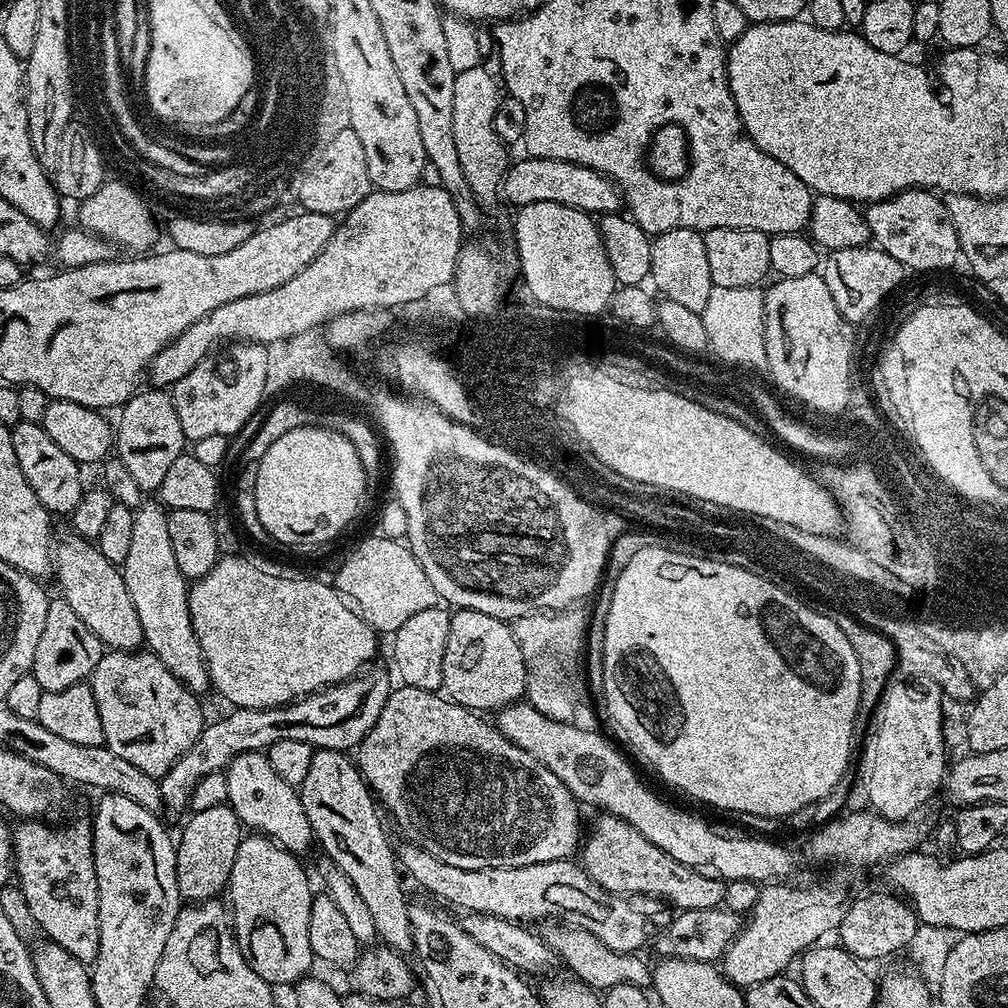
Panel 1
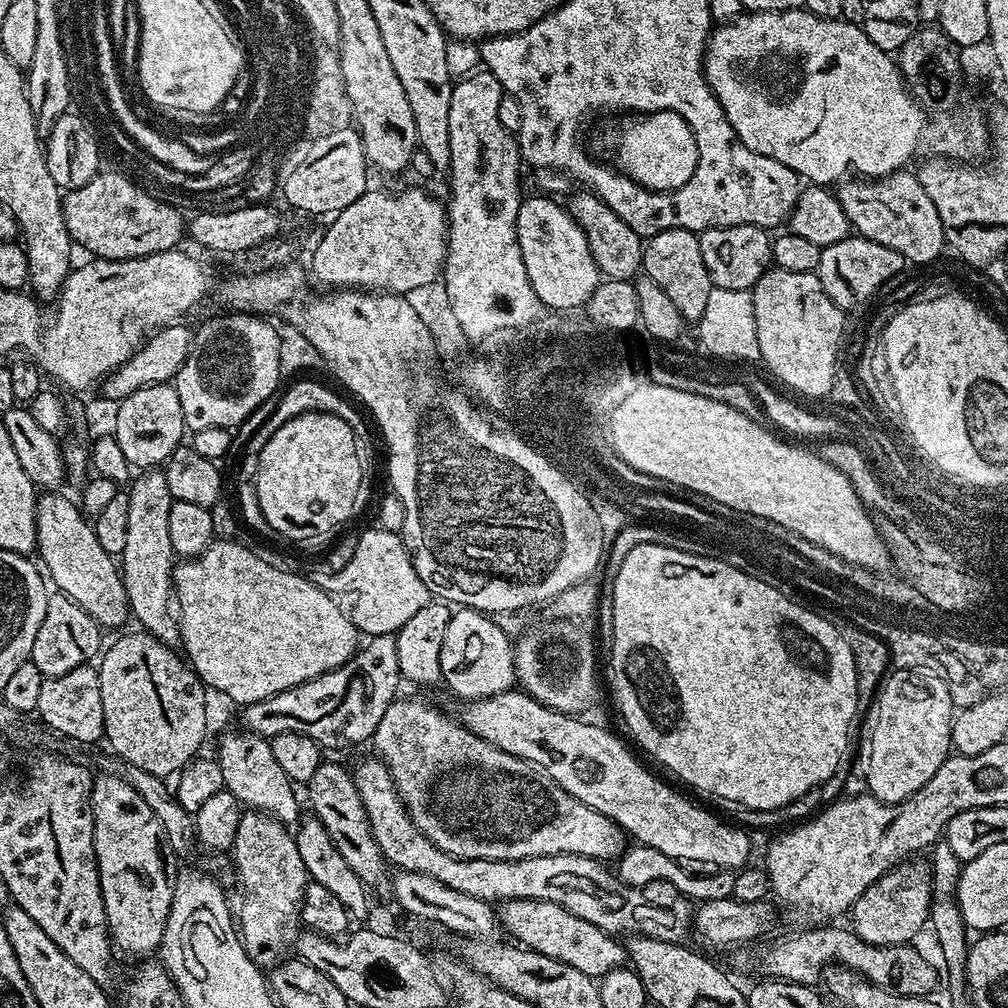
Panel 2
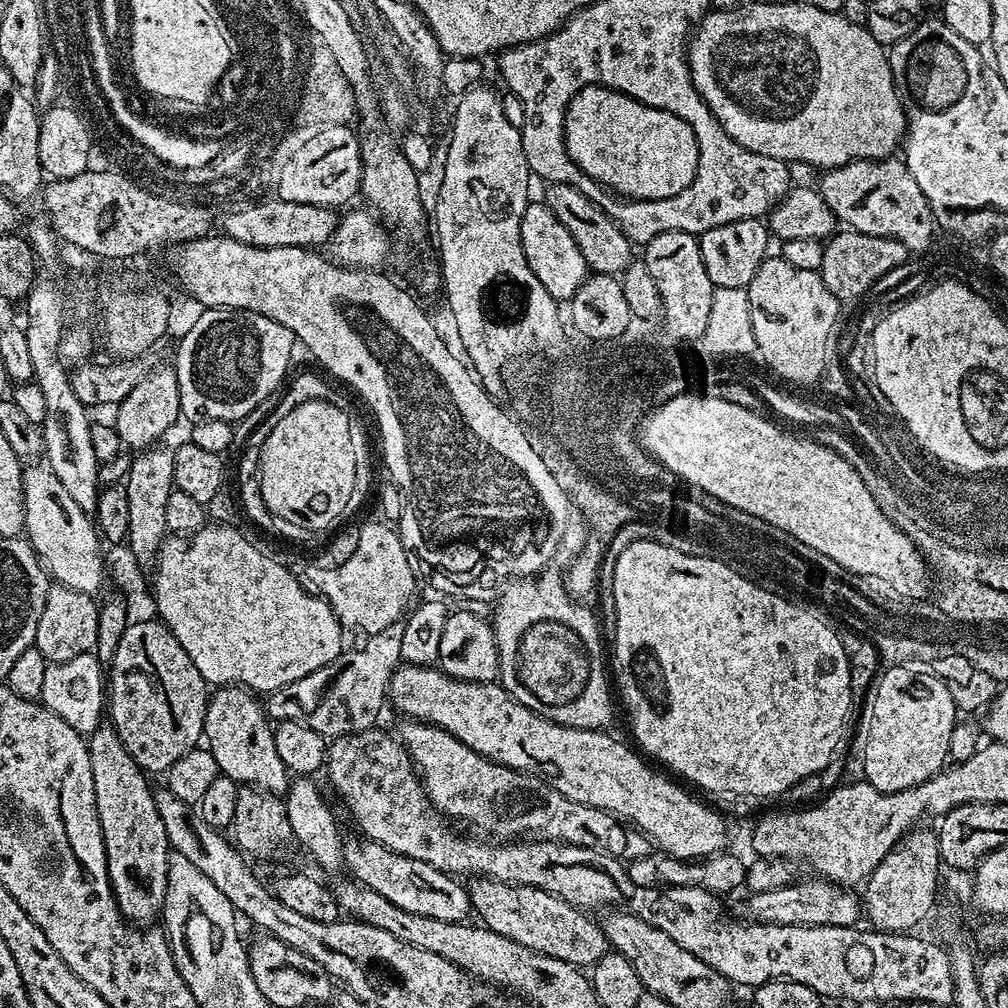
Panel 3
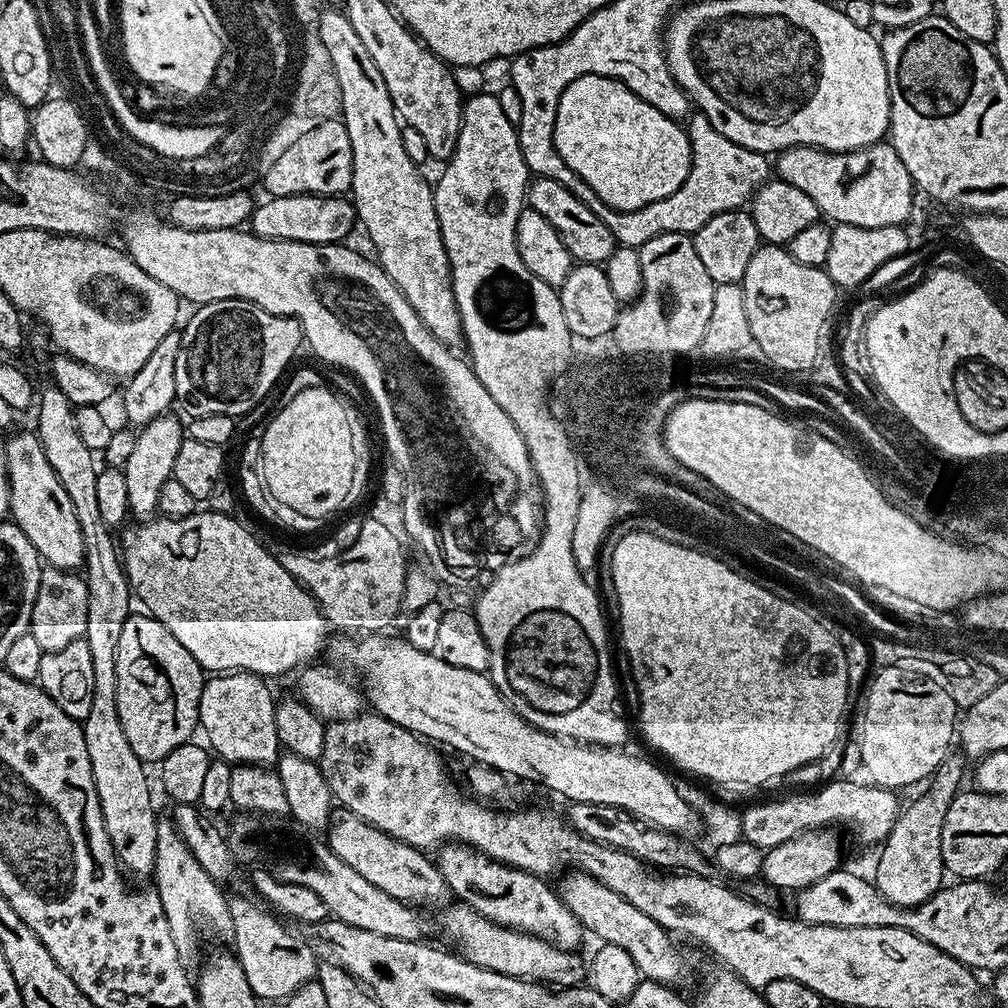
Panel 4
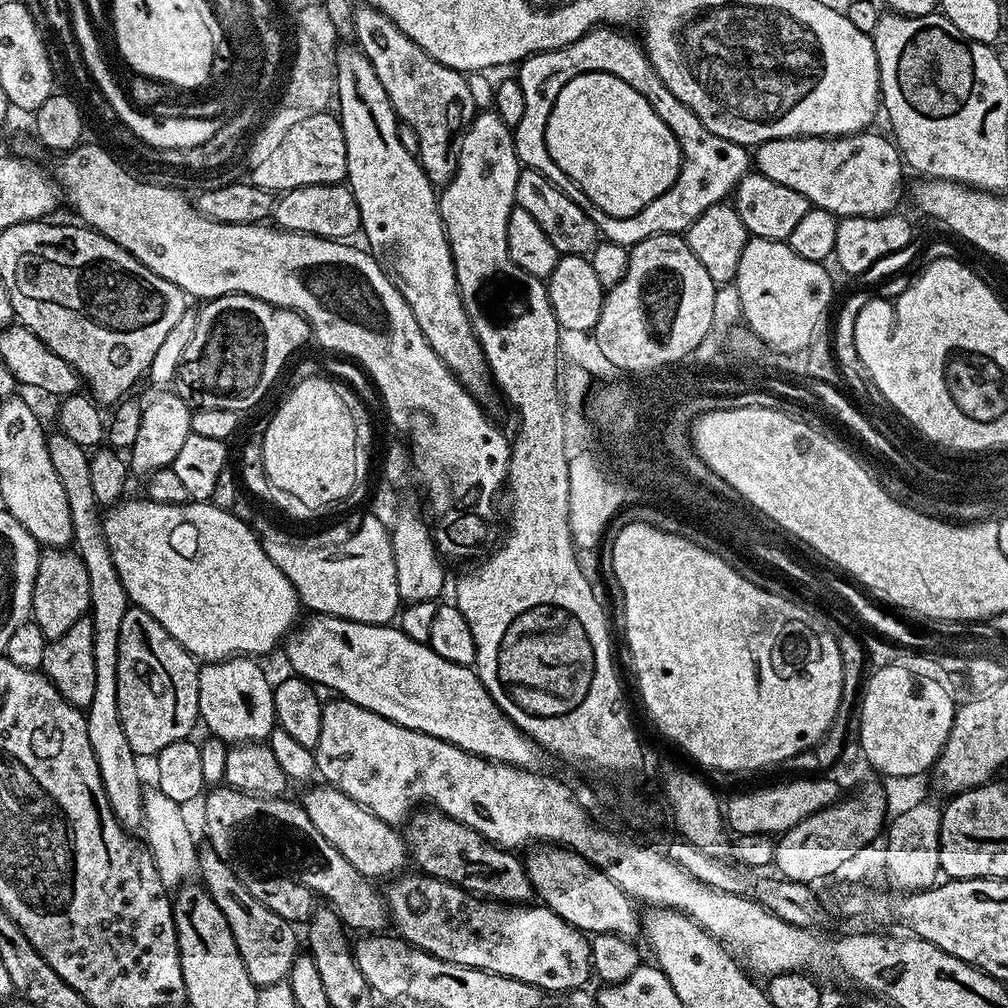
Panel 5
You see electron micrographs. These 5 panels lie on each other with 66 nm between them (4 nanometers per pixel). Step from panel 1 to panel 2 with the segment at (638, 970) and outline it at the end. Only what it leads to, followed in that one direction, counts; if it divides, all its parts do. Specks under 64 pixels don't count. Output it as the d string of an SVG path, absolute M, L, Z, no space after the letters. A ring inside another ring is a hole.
M505 900L499 905L498 920L509 932L517 945L530 948L538 954L546 954L546 958L554 958L558 962L566 962L566 966L574 966L574 970L582 970L582 974L593 978L606 975L610 970L623 968L629 963L628 950L623 943L619 944L613 933L602 930L586 918L578 918L570 914L561 904L545 900Z

